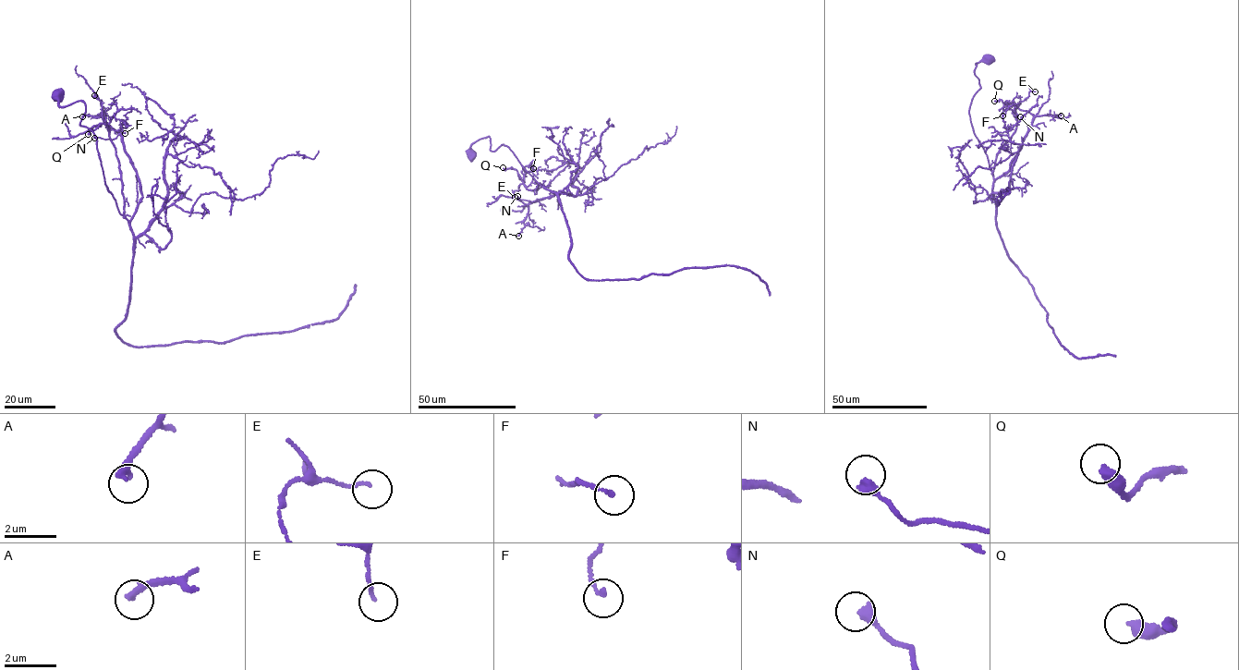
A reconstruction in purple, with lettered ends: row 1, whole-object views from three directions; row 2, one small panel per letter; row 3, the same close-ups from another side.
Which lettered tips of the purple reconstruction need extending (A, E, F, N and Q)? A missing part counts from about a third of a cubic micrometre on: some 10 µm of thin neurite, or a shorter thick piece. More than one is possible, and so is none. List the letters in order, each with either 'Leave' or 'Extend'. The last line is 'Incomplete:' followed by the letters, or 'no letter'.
A: Leave
E: Leave
F: Leave
N: Extend
Q: Extend
Incomplete: N, Q

